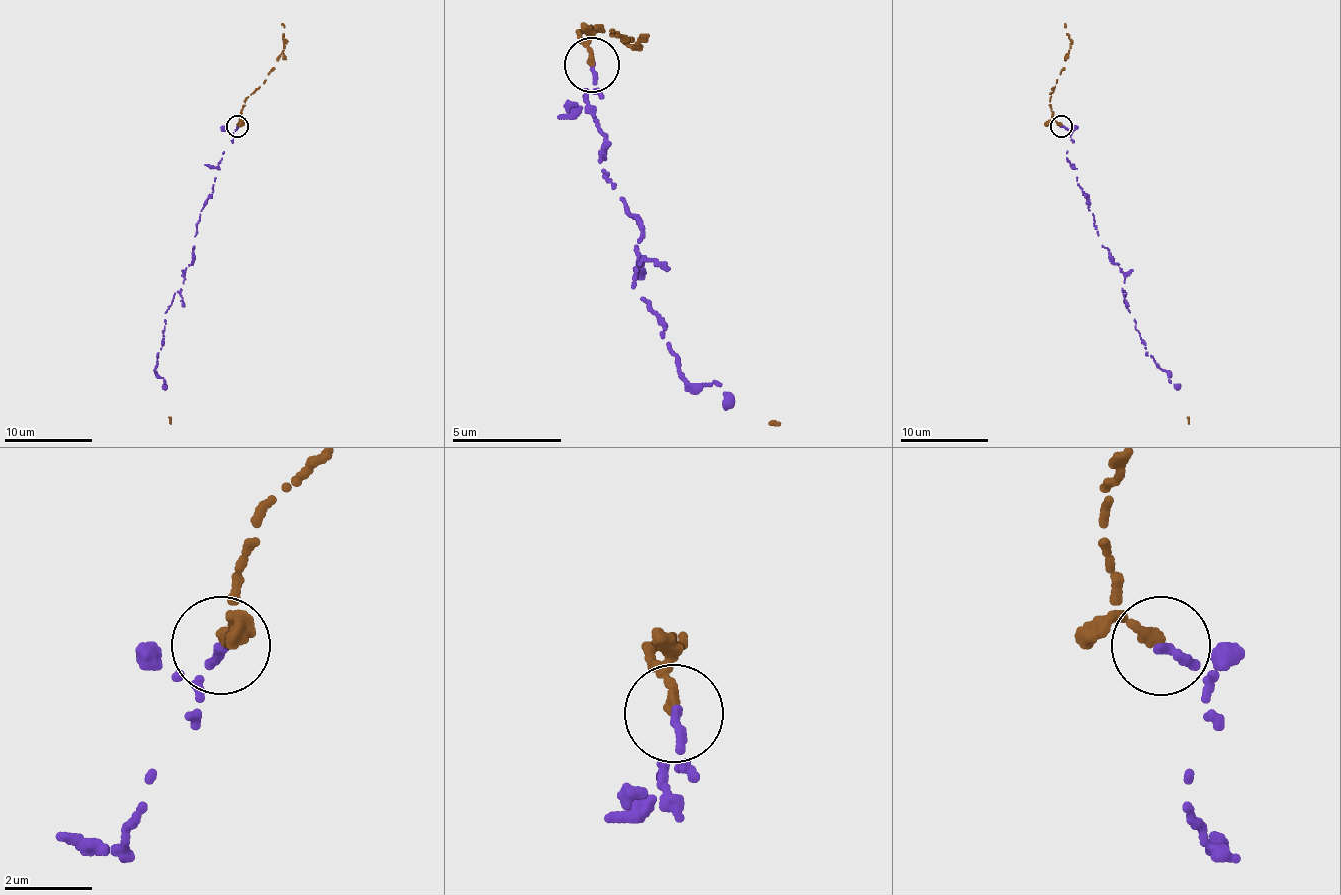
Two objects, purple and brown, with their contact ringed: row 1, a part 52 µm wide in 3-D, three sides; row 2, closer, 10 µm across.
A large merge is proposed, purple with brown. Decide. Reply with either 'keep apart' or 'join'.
join

